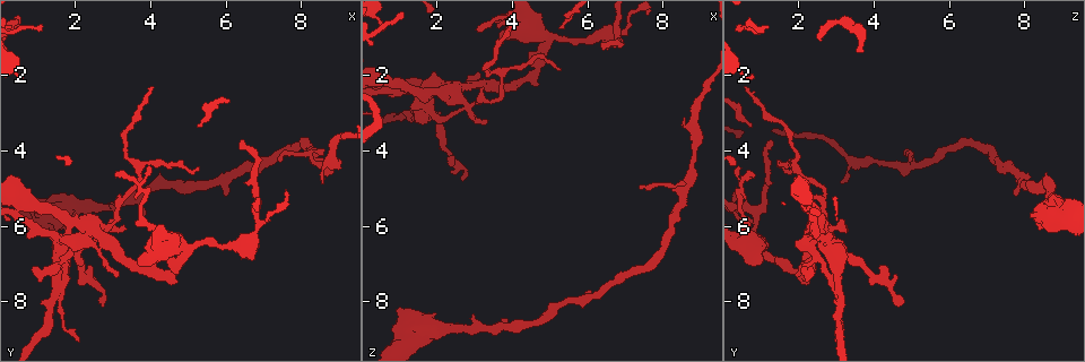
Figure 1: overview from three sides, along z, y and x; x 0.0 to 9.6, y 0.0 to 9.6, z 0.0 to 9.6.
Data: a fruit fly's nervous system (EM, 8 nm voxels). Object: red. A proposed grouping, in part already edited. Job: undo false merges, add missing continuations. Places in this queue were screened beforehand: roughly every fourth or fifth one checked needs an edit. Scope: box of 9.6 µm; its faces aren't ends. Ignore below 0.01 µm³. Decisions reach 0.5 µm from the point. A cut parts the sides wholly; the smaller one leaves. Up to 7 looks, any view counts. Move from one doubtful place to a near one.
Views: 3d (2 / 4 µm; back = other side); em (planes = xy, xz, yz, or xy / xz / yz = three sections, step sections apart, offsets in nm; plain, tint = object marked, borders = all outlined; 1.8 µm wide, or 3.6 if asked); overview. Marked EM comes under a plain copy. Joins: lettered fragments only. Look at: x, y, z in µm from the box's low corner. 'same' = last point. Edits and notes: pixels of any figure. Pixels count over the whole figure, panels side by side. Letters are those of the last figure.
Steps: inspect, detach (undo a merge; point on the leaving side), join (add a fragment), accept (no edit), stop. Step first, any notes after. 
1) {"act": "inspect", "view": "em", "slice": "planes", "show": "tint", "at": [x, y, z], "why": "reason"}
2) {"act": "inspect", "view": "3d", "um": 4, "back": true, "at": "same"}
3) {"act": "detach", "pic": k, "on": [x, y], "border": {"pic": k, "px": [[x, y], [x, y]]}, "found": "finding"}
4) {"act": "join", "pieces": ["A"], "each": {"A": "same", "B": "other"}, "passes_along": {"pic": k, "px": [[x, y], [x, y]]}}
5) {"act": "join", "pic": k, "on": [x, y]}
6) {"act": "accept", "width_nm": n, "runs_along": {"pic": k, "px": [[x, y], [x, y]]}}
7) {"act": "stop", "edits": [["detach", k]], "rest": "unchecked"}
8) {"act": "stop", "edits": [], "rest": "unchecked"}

{"act": "inspect", "view": "em", "slice": "yz", "step": 8, "show": "tint", "at": [8.60, 4.85, 3.10], "why": "branch stops here"}

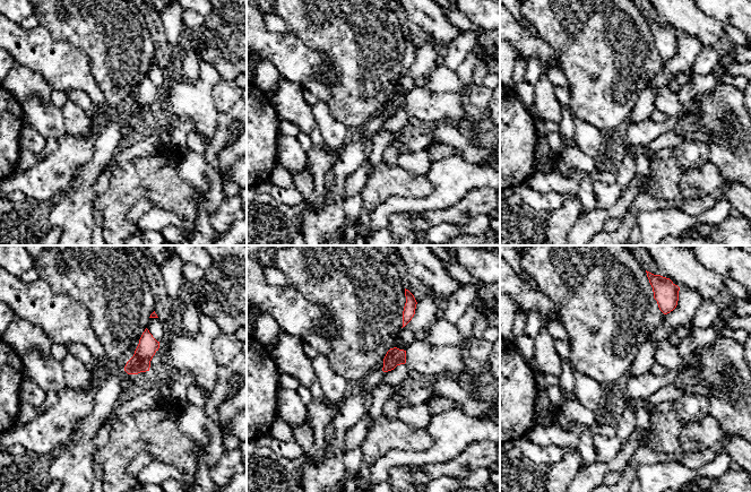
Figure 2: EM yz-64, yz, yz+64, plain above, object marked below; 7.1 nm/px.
{"act": "inspect", "view": "em", "slice": "xz", "step": 8, "show": "tint", "at": "same"}

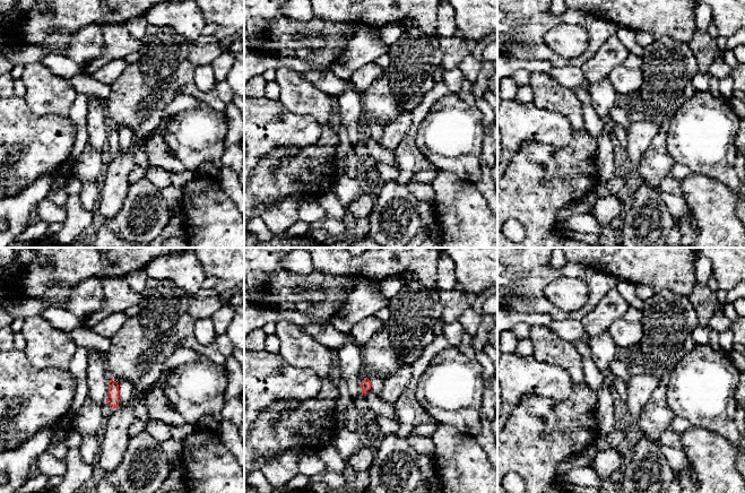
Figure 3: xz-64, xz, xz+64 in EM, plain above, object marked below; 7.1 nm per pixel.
{"act": "inspect", "view": "em", "slice": "xz", "step": 8, "show": "borders", "at": "same", "why": "what lies round it"}

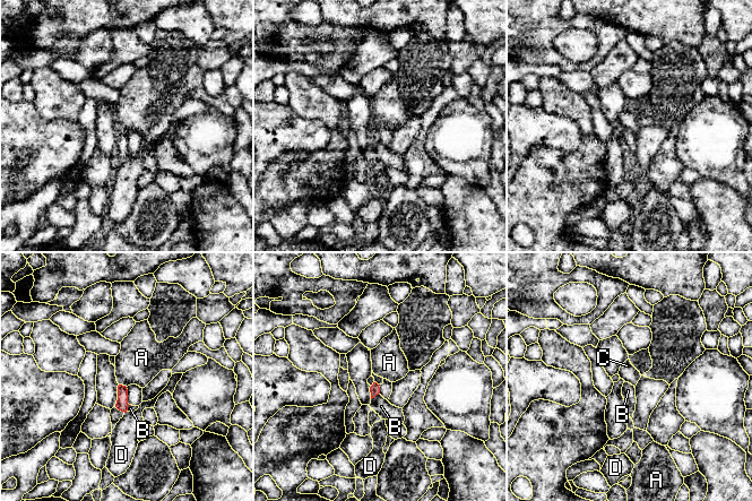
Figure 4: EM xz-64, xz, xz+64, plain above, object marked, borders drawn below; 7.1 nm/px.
{"act": "accept", "width_nm": 80, "each": {"A": "other", "B": "other", "C": "other", "D": "other"}, "border": {"pic": 4, "px": [[374, 381], [378, 385]]}, "found": "none of them fits"}

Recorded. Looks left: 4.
{"act": "inspect", "view": "em", "slice": "planes", "show": "tint", "at": [3.70, 4.45, 1.95], "why": "a fork"}

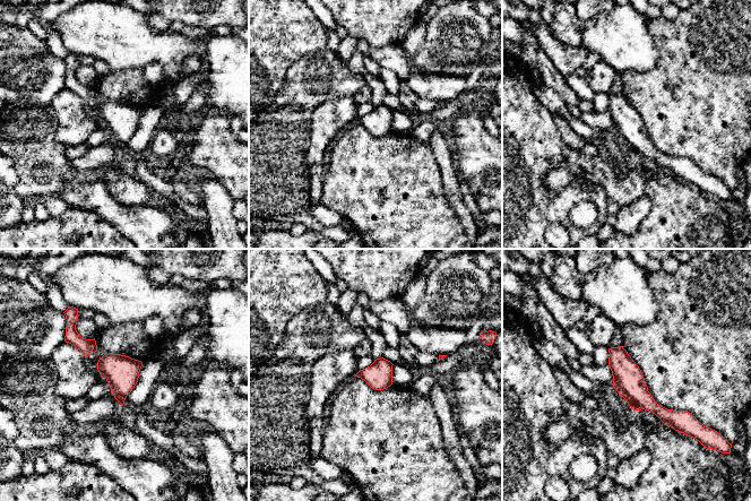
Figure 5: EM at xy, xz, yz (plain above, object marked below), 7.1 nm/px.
{"act": "inspect", "view": "em", "slice": "planes", "show": "borders", "at": "same", "why": "see the neighbours"}

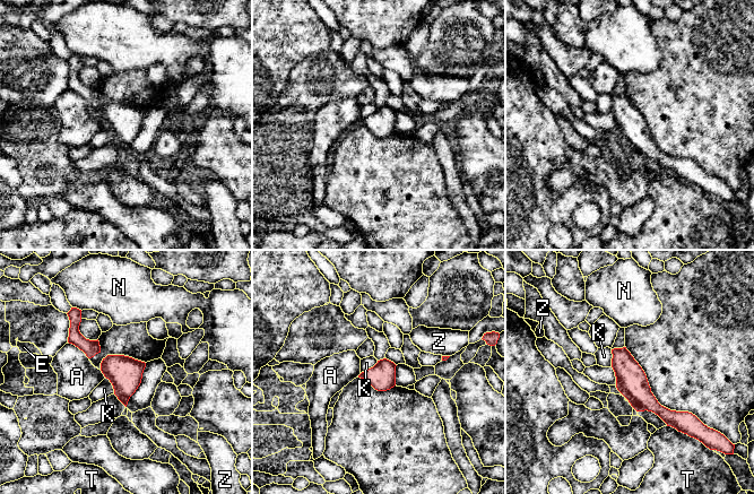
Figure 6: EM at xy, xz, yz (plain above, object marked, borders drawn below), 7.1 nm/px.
{"act": "accept", "each": {"A": "other", "E": "other", "K": "other", "N": "other", "T": "other", "Z": "other"}, "runs_along": {"pic": 6, "px": [[616, 350], [632, 383], [684, 419]]}, "found": "one neuron here"}

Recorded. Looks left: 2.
{"act": "inspect", "view": "em", "slice": "planes", "show": "tint", "at": [0.80, 7.15, 2.40], "why": "free end"}

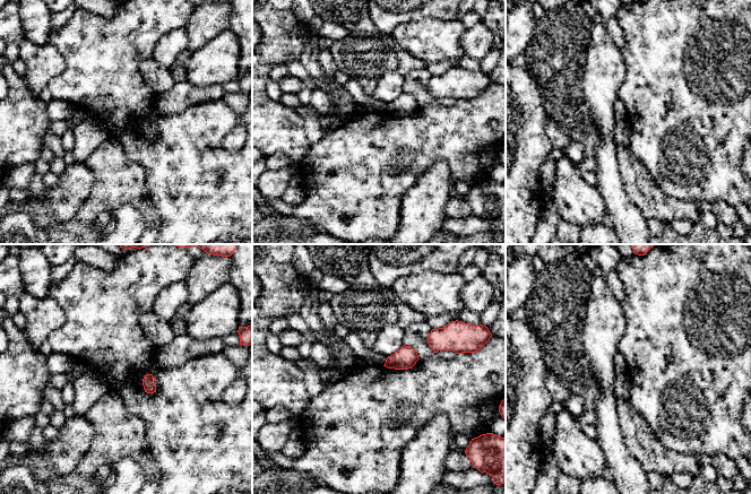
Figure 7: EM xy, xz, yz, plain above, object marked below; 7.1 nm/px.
{"act": "inspect", "view": "em", "slice": "planes", "show": "borders", "at": "same", "why": "see the neighbours"}

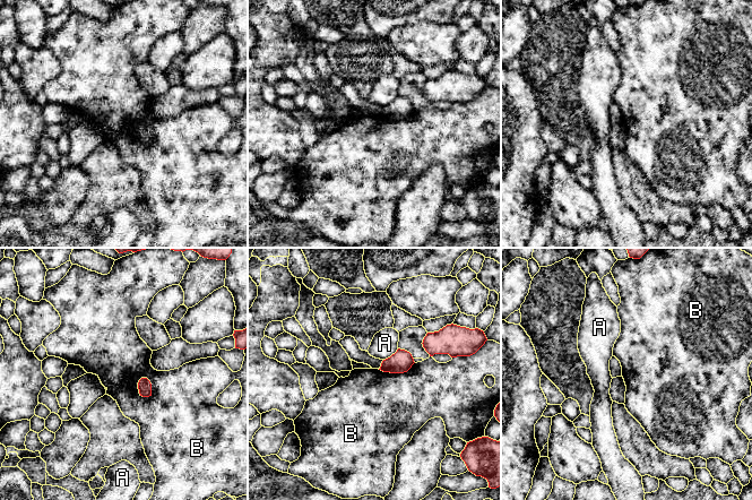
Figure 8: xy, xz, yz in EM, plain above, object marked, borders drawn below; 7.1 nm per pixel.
{"act": "accept", "each": {"A": "other", "B": "other"}, "border": {"pic": 8, "px": [[141, 377], [150, 384], [148, 397]]}, "found": "no lettered fragment goes on from it"}

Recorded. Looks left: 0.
{"act": "stop", "edits": [], "rest": "unchecked"}

